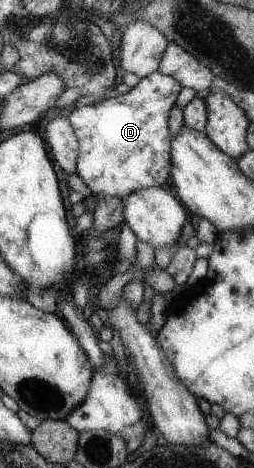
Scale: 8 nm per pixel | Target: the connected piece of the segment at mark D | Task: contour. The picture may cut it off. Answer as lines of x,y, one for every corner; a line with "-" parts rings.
156,71
150,75
147,75
145,78
142,78
127,93
124,93
123,95
119,94
117,97
108,98
107,100
103,99
90,105
83,105
74,109
74,111
68,115
67,120
70,122
70,125
72,125
72,129
74,129
75,136
78,138
79,143
75,173
84,183
86,183
88,187
90,187
90,191
92,191
94,196
101,194
102,196
124,199
126,196
129,196
136,190
149,187
158,187
160,185
164,185
164,183
168,181
171,170
171,137
170,133
168,132
168,116
170,109
172,109
172,107
174,107
176,104
176,99
181,89
182,86
178,83
178,81
176,81
176,79

